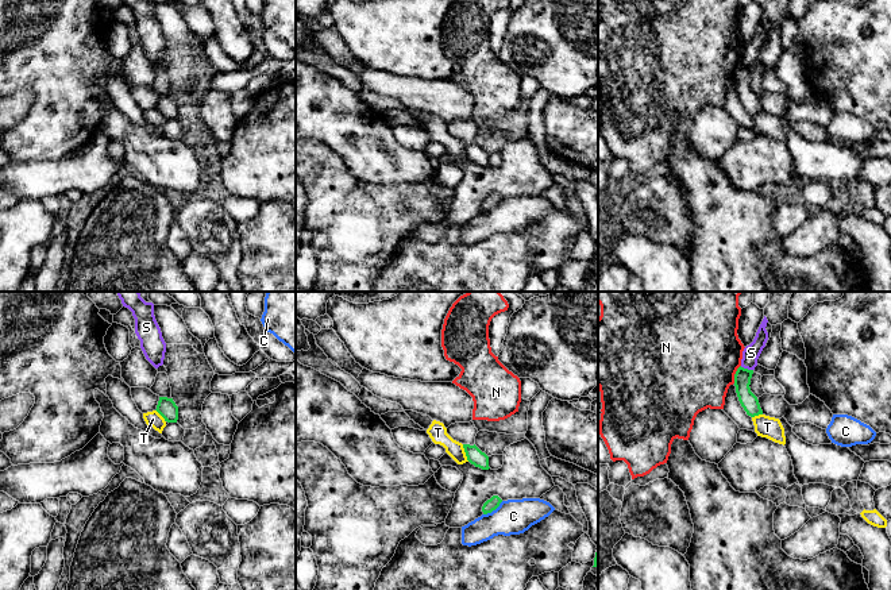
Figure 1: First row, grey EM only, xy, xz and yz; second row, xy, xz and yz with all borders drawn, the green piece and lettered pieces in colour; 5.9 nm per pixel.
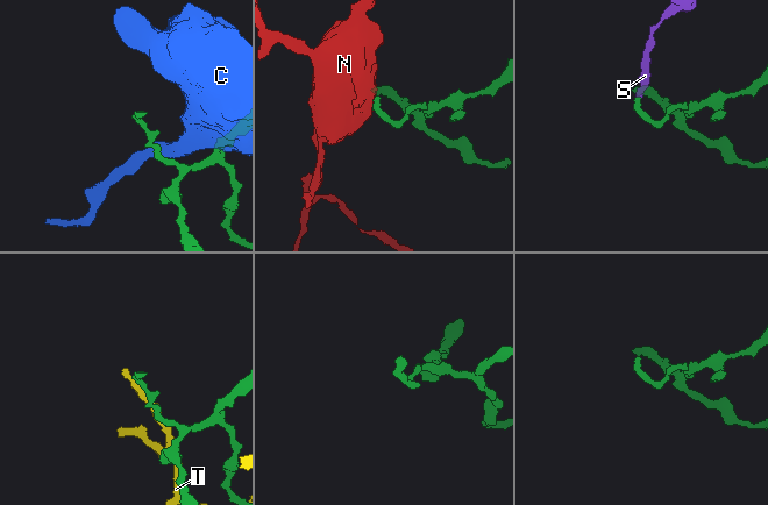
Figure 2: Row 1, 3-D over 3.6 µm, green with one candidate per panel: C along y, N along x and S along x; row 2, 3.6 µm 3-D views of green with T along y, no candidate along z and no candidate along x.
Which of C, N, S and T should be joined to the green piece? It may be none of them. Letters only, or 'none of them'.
none of them

